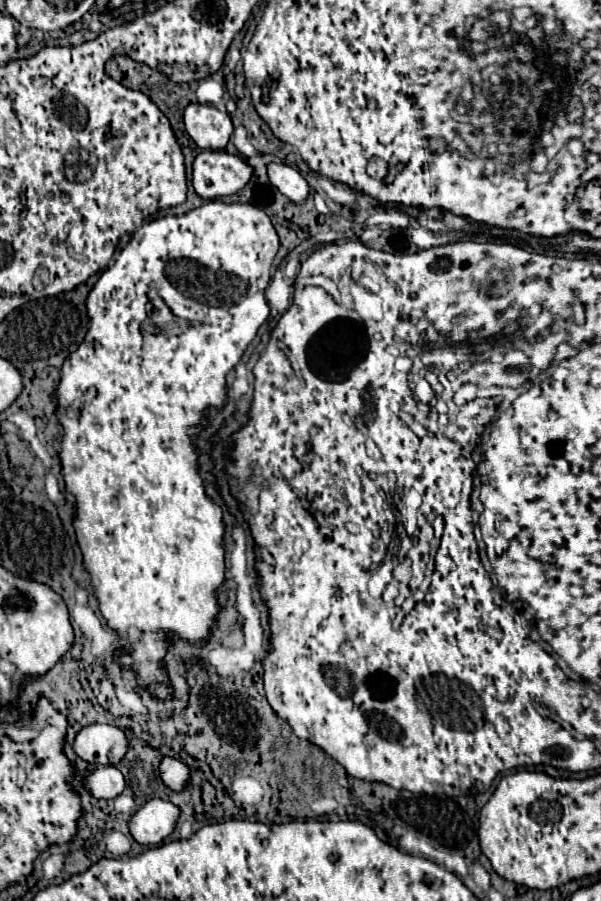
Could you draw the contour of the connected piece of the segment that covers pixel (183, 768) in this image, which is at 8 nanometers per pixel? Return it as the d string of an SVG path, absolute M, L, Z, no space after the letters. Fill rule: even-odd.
M162 756L160 758L160 777L170 790L180 792L186 788L190 780L190 768L176 758Z

